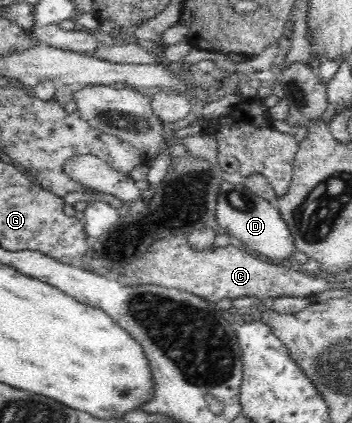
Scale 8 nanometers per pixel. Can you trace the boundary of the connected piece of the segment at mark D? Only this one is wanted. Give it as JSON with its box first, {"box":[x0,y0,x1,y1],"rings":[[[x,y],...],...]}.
{"box":[215,182,296,259],"rings":[[[221,182],[218,185],[217,206],[215,206],[216,220],[221,232],[229,233],[235,243],[249,250],[262,253],[271,259],[292,259],[296,251],[294,241],[285,220],[279,210],[271,202],[257,196],[247,189],[244,182]]]}

